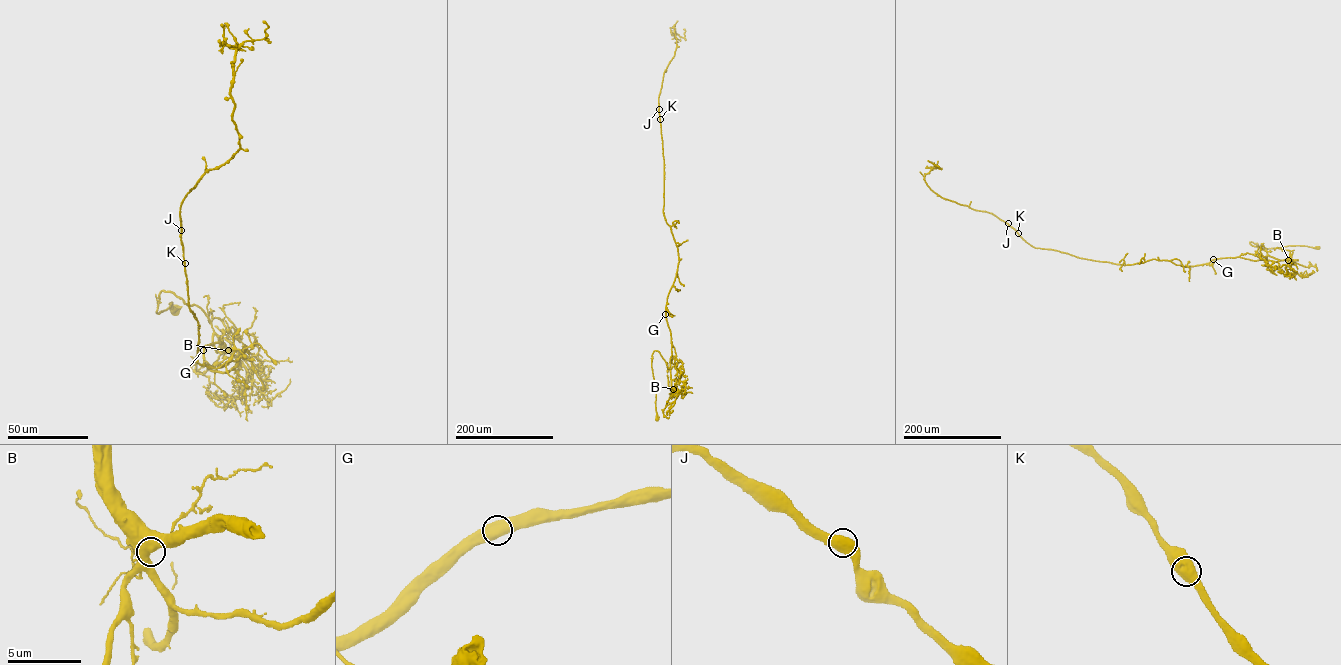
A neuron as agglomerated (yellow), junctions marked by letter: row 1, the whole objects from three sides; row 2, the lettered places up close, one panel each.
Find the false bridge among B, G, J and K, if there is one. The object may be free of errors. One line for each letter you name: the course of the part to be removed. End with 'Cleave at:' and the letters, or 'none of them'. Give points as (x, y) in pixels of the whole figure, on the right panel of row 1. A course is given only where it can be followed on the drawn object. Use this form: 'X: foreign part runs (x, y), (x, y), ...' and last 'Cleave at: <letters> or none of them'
Cleave at: none of them

